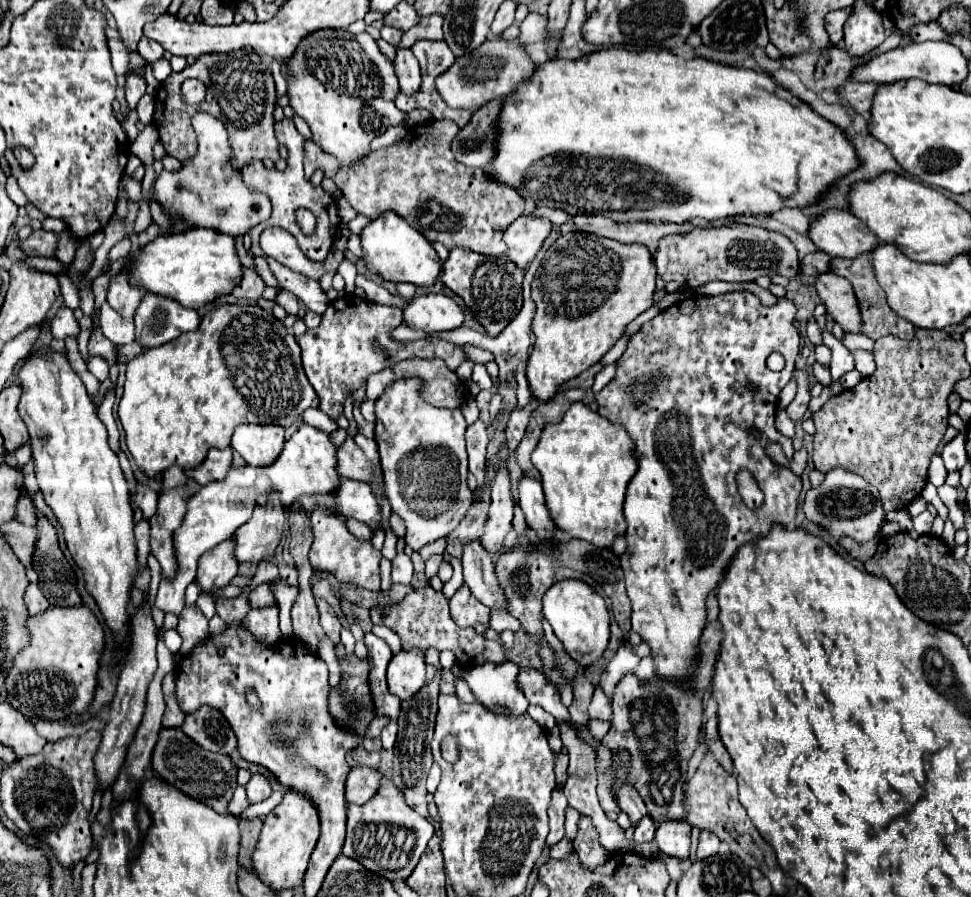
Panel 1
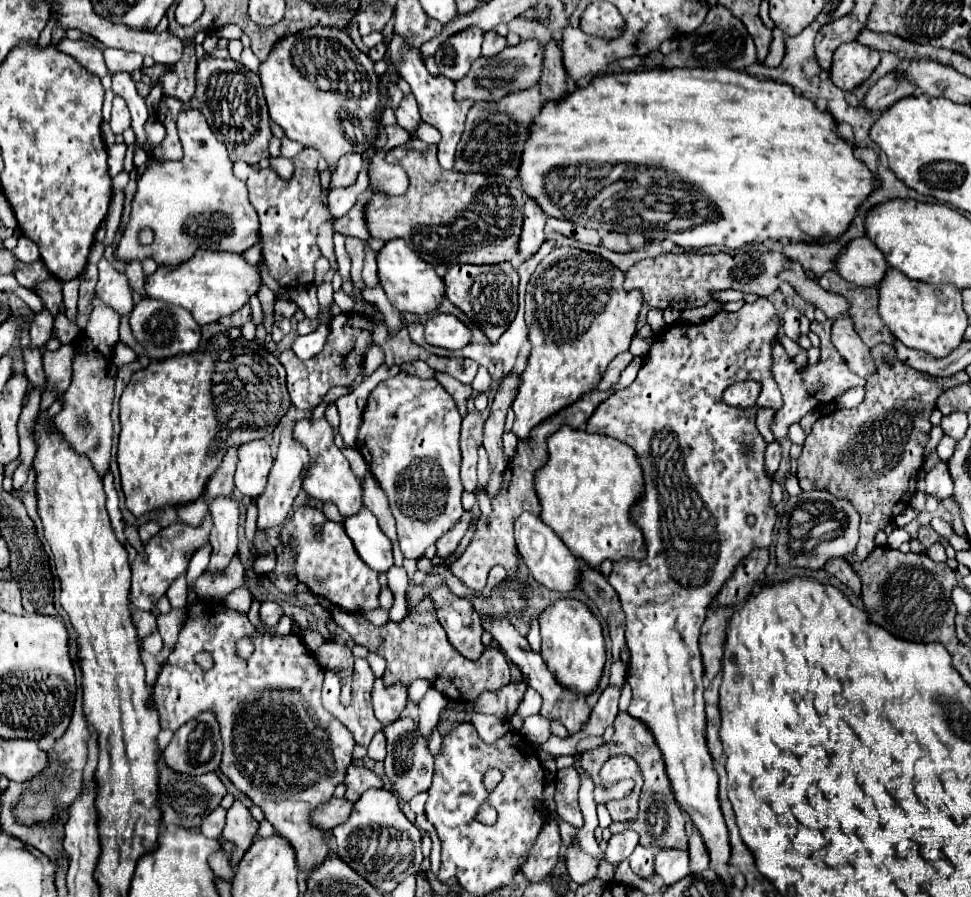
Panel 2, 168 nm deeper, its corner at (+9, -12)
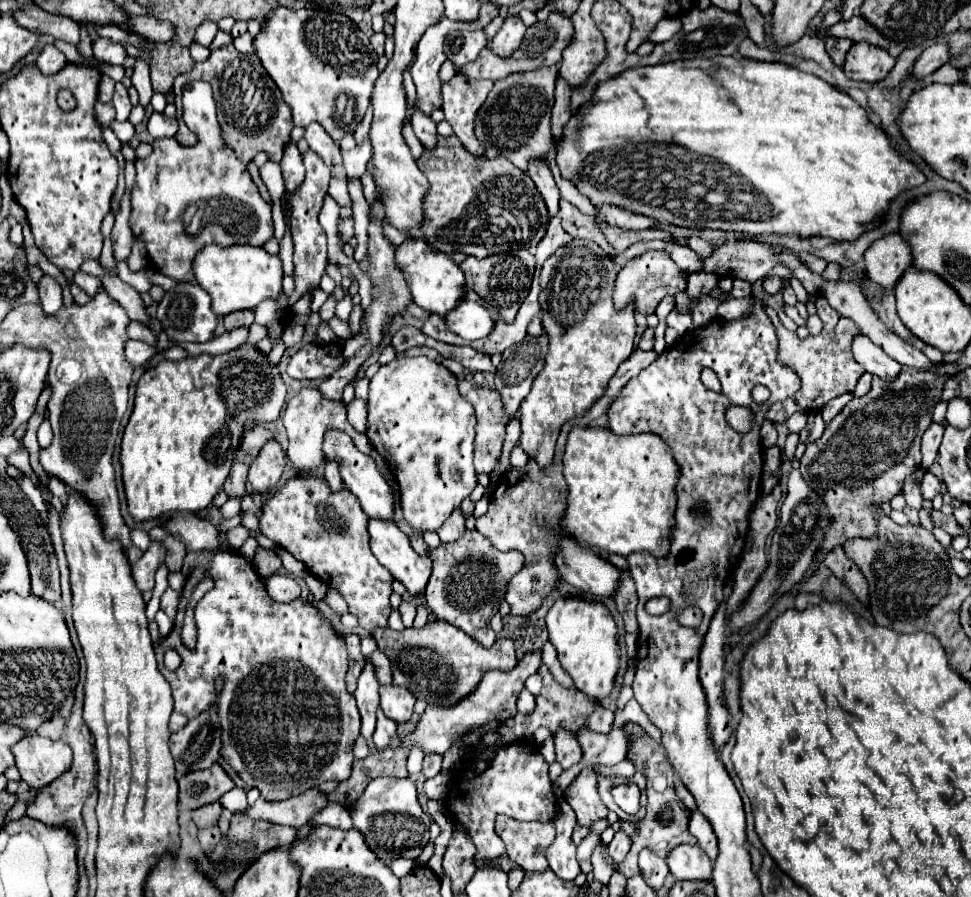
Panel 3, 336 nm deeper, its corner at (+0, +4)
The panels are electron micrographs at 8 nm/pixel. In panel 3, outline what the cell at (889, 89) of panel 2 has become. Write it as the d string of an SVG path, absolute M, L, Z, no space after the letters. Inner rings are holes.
M934 44L924 50L920 60L916 62L916 78L932 76L940 66L944 66L950 60L950 46L948 44Z

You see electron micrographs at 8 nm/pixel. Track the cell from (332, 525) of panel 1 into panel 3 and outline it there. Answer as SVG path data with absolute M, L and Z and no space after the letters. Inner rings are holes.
M300 474L262 504L260 532L302 562L320 582L336 588L346 600L348 612L358 618L360 628L372 632L388 626L392 576L372 556L368 520L352 492L346 488L332 492L324 478Z

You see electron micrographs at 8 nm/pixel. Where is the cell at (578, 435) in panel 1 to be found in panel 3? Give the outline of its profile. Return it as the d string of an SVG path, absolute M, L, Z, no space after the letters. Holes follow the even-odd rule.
M572 428L564 452L564 478L570 488L564 522L580 544L588 544L590 548L602 548L610 554L620 554L624 558L640 550L646 550L656 558L668 556L672 526L676 524L674 510L680 468L668 444L660 436L616 436L604 428Z

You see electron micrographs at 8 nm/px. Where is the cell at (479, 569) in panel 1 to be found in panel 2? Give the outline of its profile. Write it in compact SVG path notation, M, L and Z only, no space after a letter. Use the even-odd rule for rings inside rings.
M481 614L481 622L483 622L485 632L489 632L489 634L499 642L499 646L501 646L503 652L505 652L505 656L507 656L513 664L517 664L519 670L527 676L529 686L535 688L535 690L541 694L541 698L543 698L541 714L543 714L547 720L551 720L551 718L561 720L561 722L565 724L565 728L569 730L569 734L579 732L581 726L585 724L589 712L591 712L591 708L589 708L587 702L585 702L585 696L583 696L583 694L577 694L577 692L573 692L573 690L563 688L563 686L555 680L555 676L549 672L549 668L547 668L547 664L543 662L541 654L537 654L537 652L533 652L533 650L529 648L527 638L521 636L521 634L517 632L517 628L515 628L507 618L503 618L503 616L487 616L487 614Z

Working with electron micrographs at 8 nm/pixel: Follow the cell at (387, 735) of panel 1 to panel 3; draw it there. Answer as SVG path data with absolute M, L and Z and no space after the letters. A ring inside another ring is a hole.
M382 710L376 712L376 718L378 722L376 722L376 732L374 732L374 744L378 750L382 750L382 748L388 748L390 742L394 740L396 724L392 724L392 720L388 720Z

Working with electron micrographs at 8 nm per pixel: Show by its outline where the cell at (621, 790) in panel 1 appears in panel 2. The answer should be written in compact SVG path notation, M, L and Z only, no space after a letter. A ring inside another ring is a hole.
M625 830L625 832L619 832L619 834L613 834L611 840L609 840L609 846L607 846L607 860L617 866L619 862L623 862L625 858L631 856L633 848L637 846L639 842L639 834L635 834L633 830Z

